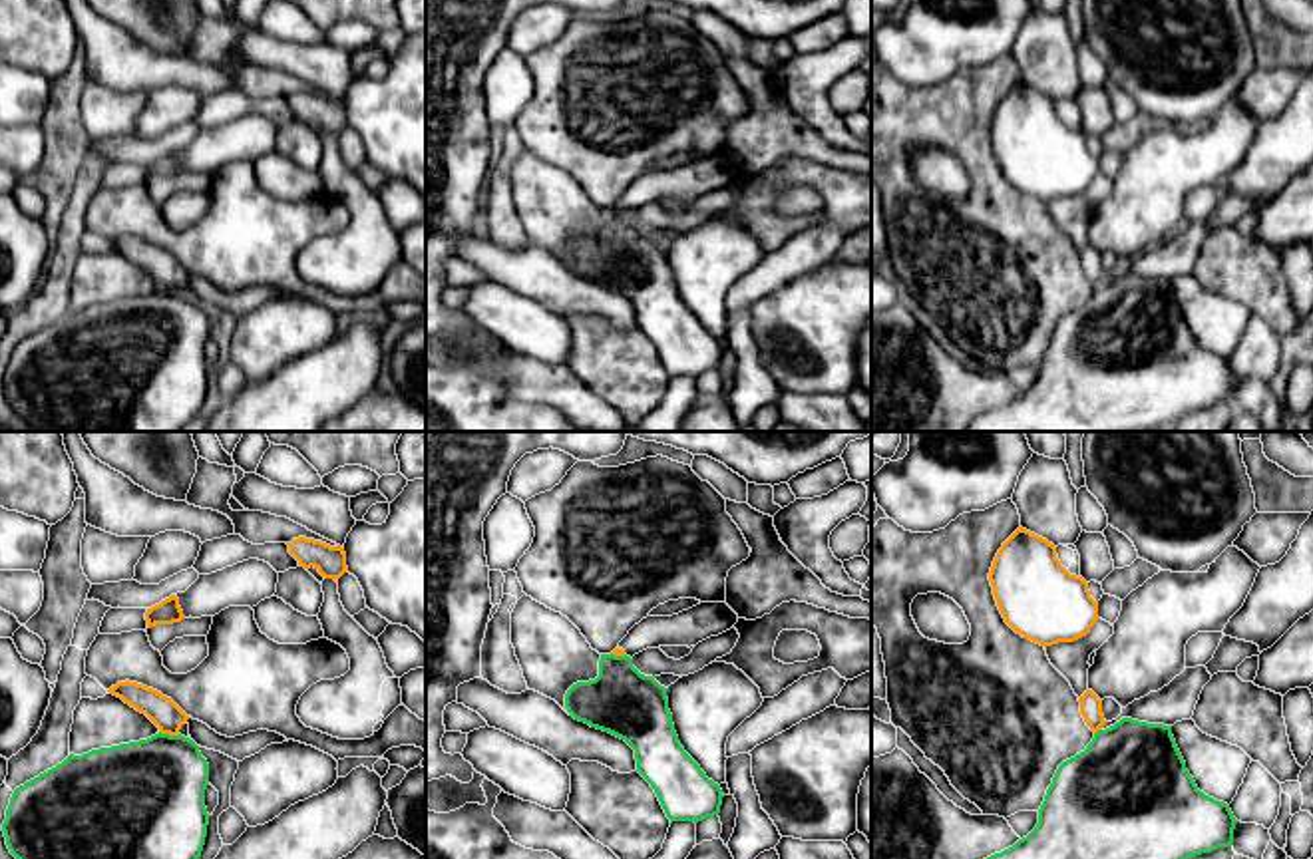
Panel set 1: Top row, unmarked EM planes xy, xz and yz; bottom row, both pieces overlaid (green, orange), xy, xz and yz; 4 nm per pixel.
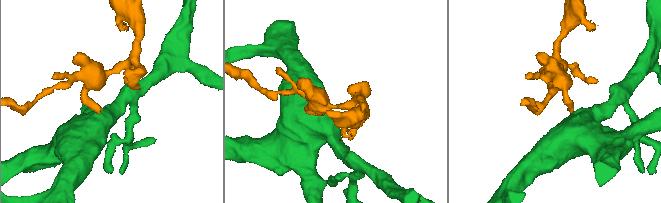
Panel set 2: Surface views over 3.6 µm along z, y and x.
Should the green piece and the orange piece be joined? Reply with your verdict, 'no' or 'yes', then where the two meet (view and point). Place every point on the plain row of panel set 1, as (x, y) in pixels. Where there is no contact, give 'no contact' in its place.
no; meets green in xy at (168, 289)

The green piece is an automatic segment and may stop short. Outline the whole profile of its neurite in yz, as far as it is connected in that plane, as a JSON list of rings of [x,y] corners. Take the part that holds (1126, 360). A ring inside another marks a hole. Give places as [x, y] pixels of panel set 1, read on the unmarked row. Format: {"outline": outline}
{"outline": [[[1122,272],[1058,320],[1036,382],[967,431],[1172,431],[1180,418],[1231,402],[1235,378],[1227,358],[1198,344],[1172,280]]]}

